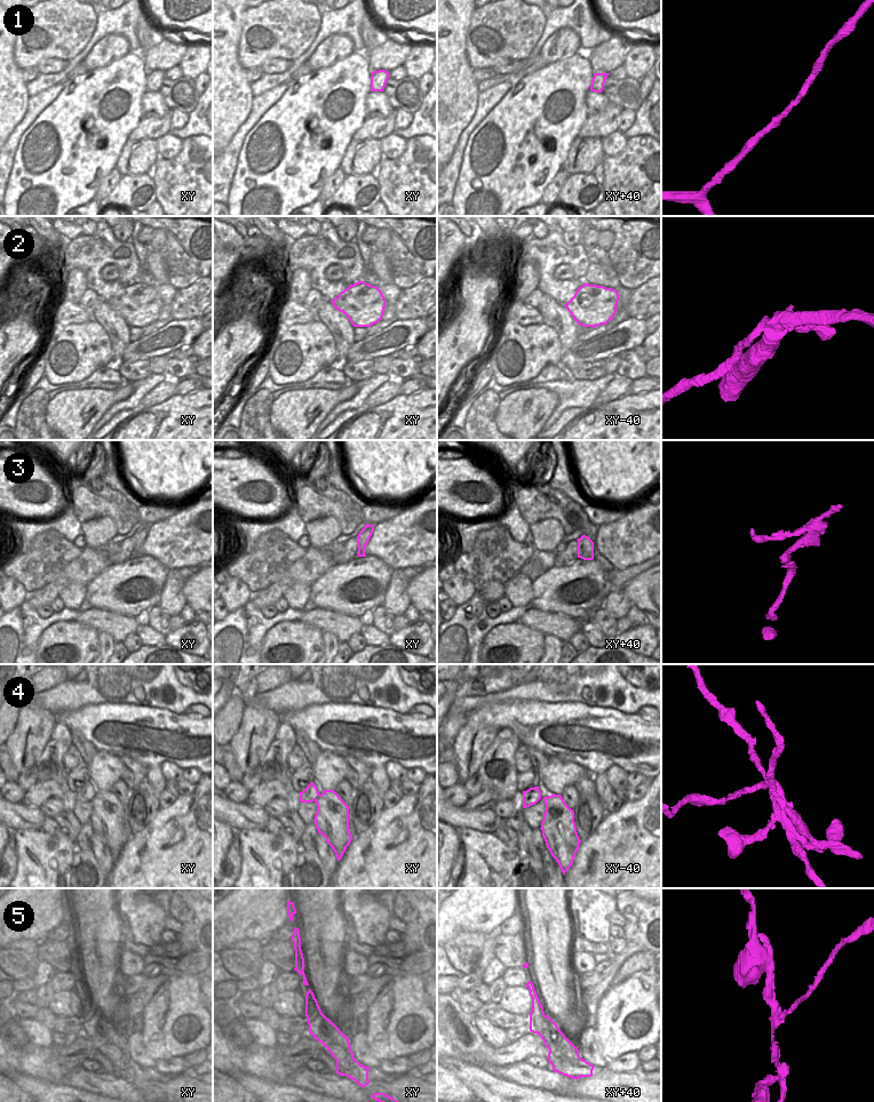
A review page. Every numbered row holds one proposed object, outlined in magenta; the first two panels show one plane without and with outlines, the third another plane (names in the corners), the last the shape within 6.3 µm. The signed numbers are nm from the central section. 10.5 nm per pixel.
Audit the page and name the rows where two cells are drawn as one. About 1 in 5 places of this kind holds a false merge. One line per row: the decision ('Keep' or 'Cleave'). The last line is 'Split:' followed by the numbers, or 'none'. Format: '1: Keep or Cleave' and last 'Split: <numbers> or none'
1: Keep
2: Cleave
3: Keep
4: Cleave
5: Cleave
Split: 2, 4, 5

